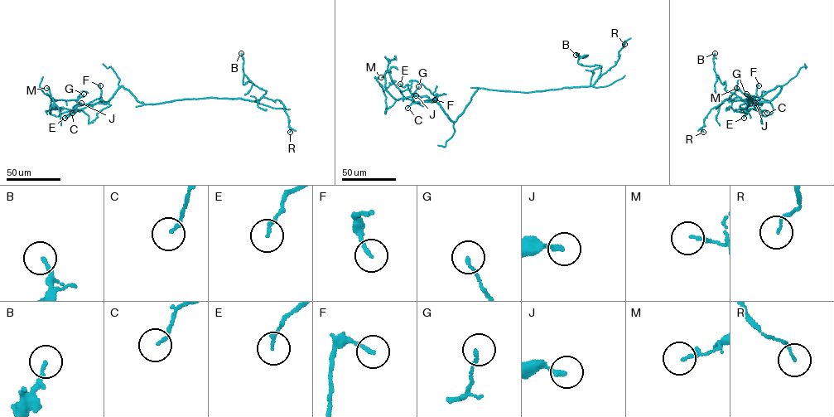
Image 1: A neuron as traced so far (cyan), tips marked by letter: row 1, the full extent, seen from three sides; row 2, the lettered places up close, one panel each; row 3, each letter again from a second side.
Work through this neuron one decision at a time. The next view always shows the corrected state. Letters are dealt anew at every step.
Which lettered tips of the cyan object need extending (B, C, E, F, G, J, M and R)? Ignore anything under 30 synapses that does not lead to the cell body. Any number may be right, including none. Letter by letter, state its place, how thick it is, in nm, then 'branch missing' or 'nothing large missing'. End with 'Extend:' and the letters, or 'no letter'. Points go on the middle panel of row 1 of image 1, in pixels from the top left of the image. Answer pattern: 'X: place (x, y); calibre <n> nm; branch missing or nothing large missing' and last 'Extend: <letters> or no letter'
B: place (576, 55); calibre 160 nm; nothing large missing
C: place (407, 108); calibre 130 nm; nothing large missing
E: place (400, 84); calibre 130 nm; nothing large missing
F: place (435, 99); calibre 150 nm; nothing large missing
G: place (418, 86); calibre 140 nm; nothing large missing
J: place (416, 95); calibre 190 nm; nothing large missing
M: place (381, 77); calibre 140 nm; nothing large missing
R: place (624, 44); calibre 80 nm; nothing large missing
Extend: no letter

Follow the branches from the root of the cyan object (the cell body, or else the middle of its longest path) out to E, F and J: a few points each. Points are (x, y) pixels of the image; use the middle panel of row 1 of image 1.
E: (478, 89), (464, 110), (452, 122), (432, 99), (413, 102), (407, 84), (403, 87), (400, 84)
F: (478, 89), (455, 122), (443, 110), (436, 96), (435, 99)
J: (478, 89), (455, 122), (432, 99), (413, 102), (412, 96), (416, 95)

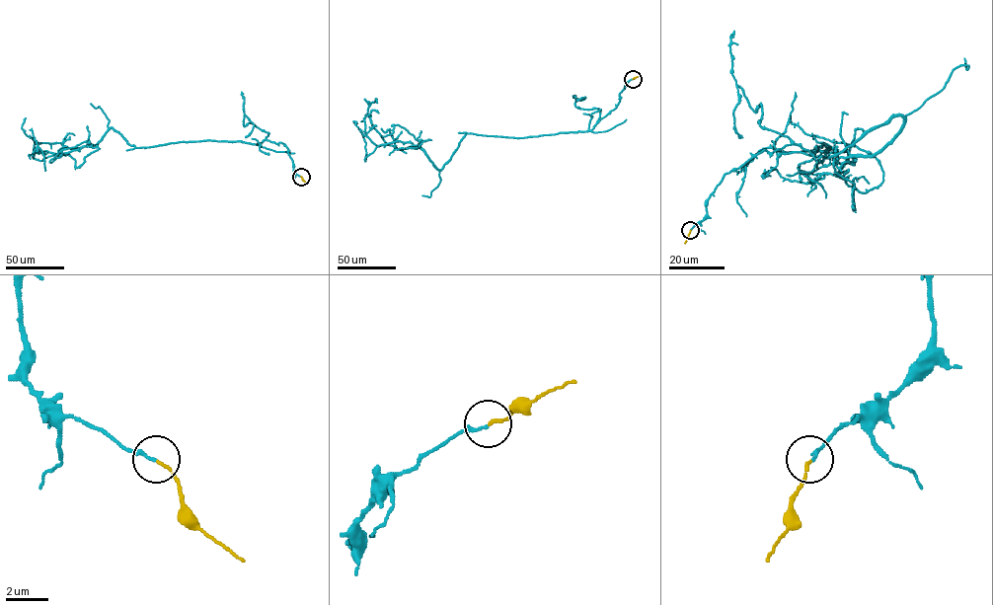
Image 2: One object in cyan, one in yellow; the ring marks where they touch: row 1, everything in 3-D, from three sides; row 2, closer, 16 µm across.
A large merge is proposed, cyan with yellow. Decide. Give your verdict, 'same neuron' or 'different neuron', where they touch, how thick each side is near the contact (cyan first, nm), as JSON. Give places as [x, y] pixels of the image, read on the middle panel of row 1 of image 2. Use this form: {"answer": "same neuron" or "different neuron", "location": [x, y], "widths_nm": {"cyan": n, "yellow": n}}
{"answer": "same neuron", "location": [633, 79], "widths_nm": {"cyan": 120, "yellow": 120}}

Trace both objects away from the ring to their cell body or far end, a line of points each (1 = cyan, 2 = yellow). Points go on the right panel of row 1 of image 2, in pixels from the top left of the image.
1: (690, 230), (763, 150), (822, 161), (900, 115), (836, 173), (882, 182), (792, 123), (796, 92)
2: (690, 230), (685, 243)

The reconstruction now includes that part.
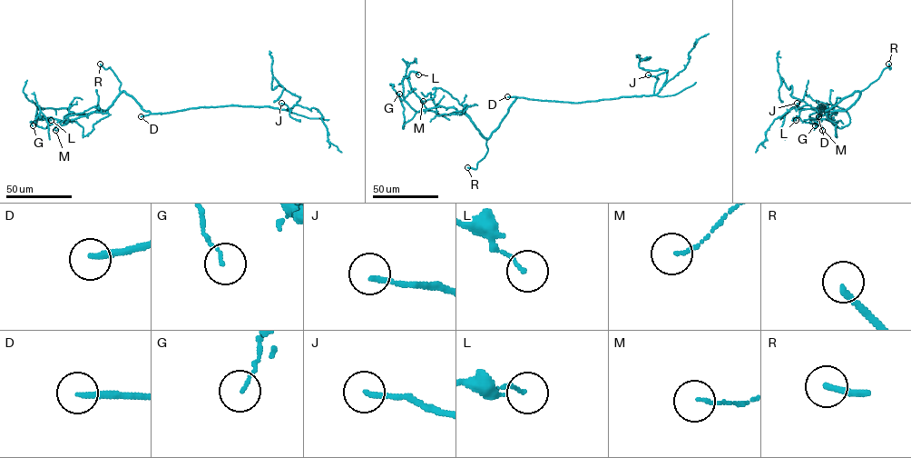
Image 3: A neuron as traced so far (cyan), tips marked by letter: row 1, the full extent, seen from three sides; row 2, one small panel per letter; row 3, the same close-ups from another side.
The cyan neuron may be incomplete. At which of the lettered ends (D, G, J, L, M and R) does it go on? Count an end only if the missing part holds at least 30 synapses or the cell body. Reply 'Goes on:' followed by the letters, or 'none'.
Goes on: D, J, R

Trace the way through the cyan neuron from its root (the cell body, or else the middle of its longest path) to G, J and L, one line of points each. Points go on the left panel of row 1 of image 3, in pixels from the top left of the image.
G: (150, 112), (122, 91), (106, 110), (96, 110), (68, 120), (36, 118), (31, 123), (33, 125)
J: (150, 112), (166, 113), (231, 105), (290, 109), (281, 103)
L: (150, 112), (122, 91), (106, 110), (96, 110), (68, 120), (49, 117), (34, 121), (41, 116), (51, 120)

